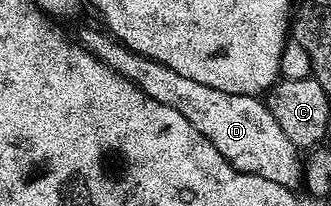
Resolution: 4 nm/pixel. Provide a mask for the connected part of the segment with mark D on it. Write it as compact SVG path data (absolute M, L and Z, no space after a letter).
M100 28L82 31L78 41L85 50L102 60L102 64L146 92L146 96L158 100L158 104L166 104L182 112L182 116L186 116L186 120L190 120L190 124L194 124L194 128L198 128L198 132L202 132L202 136L206 136L206 140L210 140L210 144L214 144L214 148L218 148L218 152L222 152L222 156L237 170L246 170L254 176L263 176L266 180L274 180L274 184L289 188L301 185L301 151L287 138L286 132L278 128L278 120L274 120L267 105L259 97L218 92L218 88L198 84L198 80L190 80L186 76L178 76L174 68L157 62L155 58L135 54L124 43L117 42L111 34Z

